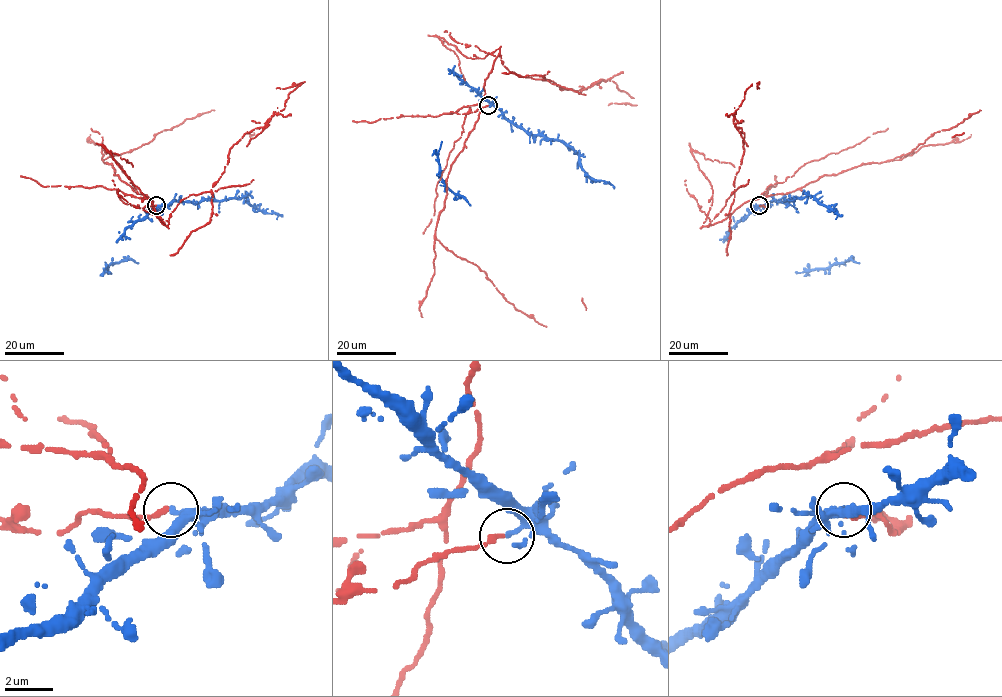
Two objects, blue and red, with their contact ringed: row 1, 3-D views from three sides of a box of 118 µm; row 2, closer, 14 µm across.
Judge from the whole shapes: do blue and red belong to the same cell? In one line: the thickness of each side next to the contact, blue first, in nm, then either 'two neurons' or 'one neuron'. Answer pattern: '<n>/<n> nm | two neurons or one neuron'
180/240 nm | two neurons

